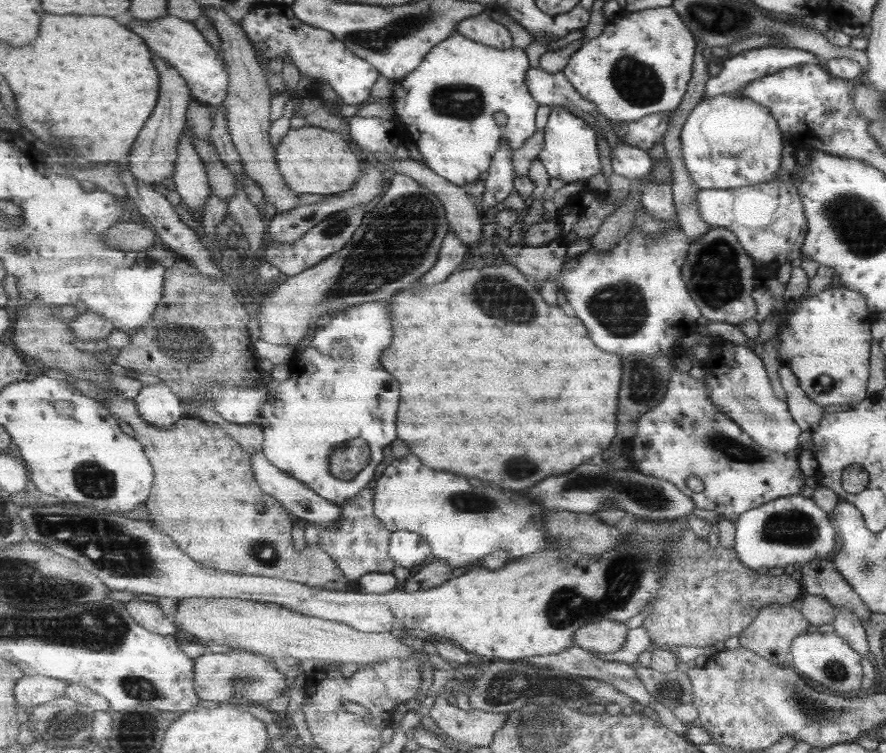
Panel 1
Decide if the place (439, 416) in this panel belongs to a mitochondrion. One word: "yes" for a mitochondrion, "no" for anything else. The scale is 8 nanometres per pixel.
no

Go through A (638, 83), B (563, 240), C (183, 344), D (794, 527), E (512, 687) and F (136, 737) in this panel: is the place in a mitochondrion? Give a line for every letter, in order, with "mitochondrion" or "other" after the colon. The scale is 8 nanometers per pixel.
A: mitochondrion
B: other
C: mitochondrion
D: mitochondrion
E: mitochondrion
F: other

